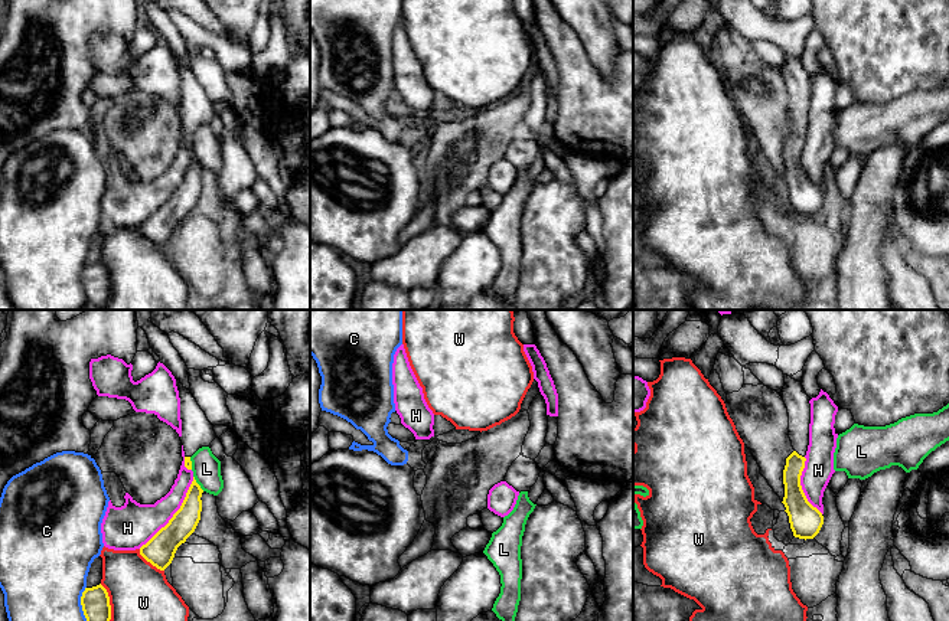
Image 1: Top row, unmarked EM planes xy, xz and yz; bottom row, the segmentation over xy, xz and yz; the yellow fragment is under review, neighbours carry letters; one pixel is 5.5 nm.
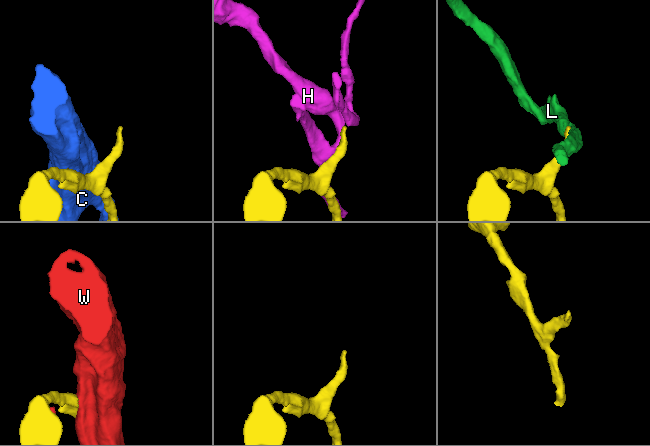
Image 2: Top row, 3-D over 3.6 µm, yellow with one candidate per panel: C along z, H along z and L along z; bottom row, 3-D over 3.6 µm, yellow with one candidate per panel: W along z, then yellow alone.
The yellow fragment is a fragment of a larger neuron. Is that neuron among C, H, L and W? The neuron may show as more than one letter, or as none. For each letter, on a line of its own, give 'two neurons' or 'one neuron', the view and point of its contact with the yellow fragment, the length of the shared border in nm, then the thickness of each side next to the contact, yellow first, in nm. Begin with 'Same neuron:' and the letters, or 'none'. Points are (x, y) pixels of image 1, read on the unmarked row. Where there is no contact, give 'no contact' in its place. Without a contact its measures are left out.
Same neuron: none
C: two neurons; meets yellow in xy at (81, 281); contact 220 nm long; 160 nm thick on the yellow side, 460 nm on the other
H: two neurons; meets yellow in xy at (173, 192); contact 500 nm long; 170 nm thick on the yellow side, 260 nm on the other
L: two neurons; meets yellow in xy at (196, 160); contact 110 nm long; 150 nm thick on the yellow side, 160 nm on the other
W: two neurons; meets yellow in xy at (110, 286); contact 280 nm long; 160 nm thick on the yellow side, 440 nm on the other

